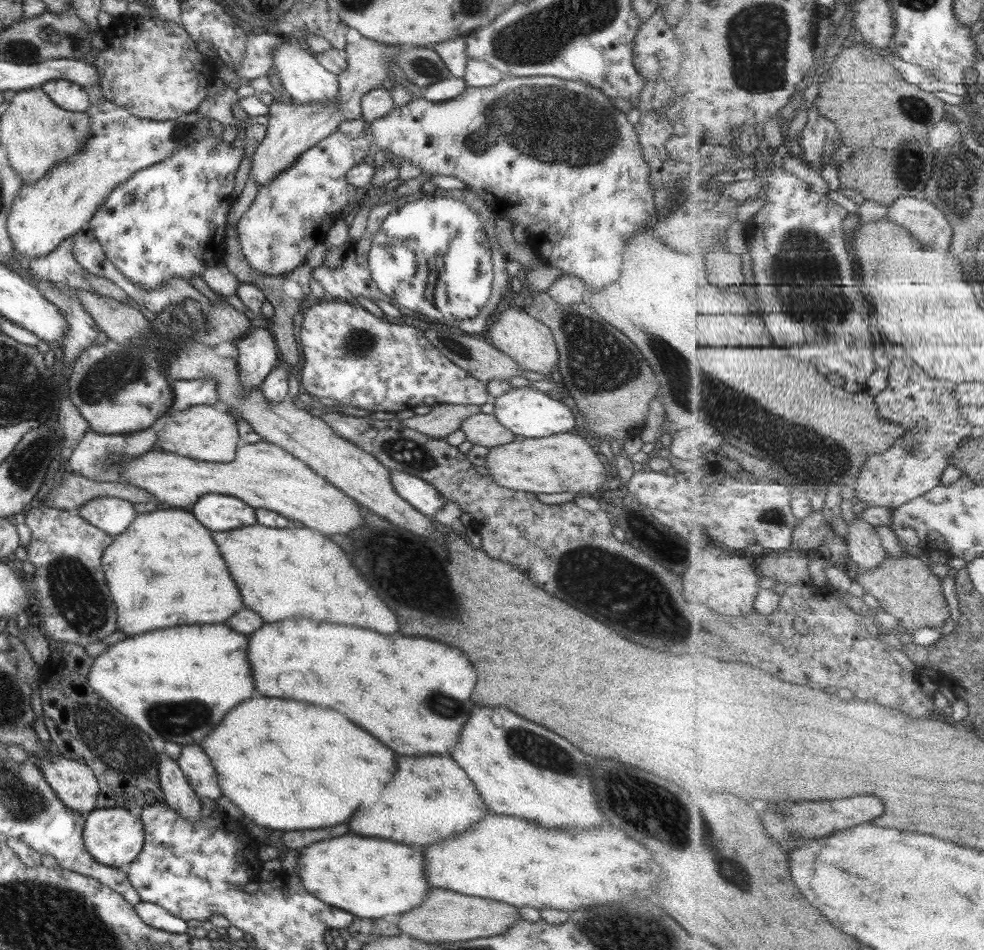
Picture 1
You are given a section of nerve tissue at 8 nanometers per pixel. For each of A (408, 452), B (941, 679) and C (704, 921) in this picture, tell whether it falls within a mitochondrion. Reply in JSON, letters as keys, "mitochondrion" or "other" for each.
{"A":"mitochondrion","B":"other","C":"other"}

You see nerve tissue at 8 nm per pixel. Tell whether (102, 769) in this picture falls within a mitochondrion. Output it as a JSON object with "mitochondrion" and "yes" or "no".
{"mitochondrion":"no"}

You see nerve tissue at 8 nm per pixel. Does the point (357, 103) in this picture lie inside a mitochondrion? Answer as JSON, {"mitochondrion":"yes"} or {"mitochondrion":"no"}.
{"mitochondrion":"no"}

